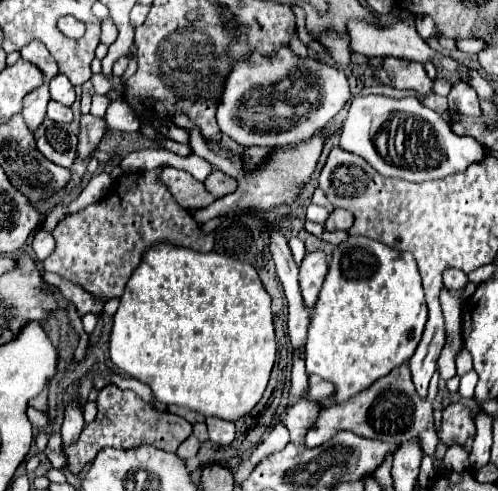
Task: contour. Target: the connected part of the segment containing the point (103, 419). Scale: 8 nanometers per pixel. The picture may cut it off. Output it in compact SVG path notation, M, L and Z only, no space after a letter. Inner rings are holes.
M109 384L99 392L97 410L97 418L83 428L79 442L75 442L73 446L63 446L71 472L79 472L105 446L127 450L137 448L141 444L151 444L167 452L175 452L177 446L191 436L191 424L185 418L169 412L159 412L151 408L151 404L143 402L133 390L121 390L115 384Z

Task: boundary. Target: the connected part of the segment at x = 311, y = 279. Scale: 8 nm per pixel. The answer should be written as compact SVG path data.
M311 252L303 258L299 266L299 286L305 300L305 306L311 310L319 298L323 280L327 274L327 256L325 252Z

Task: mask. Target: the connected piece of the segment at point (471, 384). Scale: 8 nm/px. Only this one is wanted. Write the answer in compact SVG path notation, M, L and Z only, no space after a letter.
M471 370L465 376L461 376L461 384L459 384L459 396L461 396L461 400L471 400L473 398L475 384L477 384L477 372L475 370Z

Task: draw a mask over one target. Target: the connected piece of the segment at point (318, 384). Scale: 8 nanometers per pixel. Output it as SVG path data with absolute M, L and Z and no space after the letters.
M309 376L309 392L307 396L311 400L323 400L333 392L333 386L329 386L329 382L325 382L323 378L317 376Z

